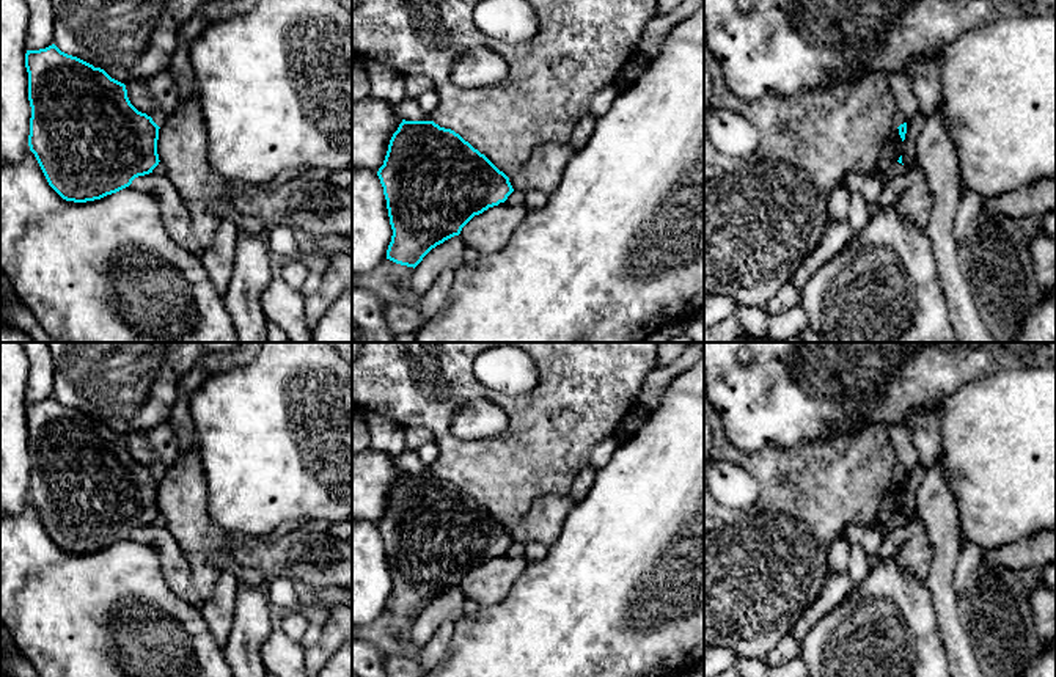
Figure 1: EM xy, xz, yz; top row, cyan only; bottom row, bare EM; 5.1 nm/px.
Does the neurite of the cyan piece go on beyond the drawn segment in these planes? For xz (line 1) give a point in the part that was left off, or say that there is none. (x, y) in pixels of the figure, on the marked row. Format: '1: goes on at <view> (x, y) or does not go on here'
1: does not go on here

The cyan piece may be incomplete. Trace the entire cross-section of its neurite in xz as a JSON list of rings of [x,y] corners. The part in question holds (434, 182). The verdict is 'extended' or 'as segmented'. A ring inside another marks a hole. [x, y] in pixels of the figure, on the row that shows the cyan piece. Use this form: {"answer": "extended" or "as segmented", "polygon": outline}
{"answer": "as segmented", "polygon": [[[402,119],[377,176],[393,229],[387,259],[413,269],[432,248],[459,236],[475,215],[504,203],[514,192],[509,177],[484,154],[434,121]]]}

